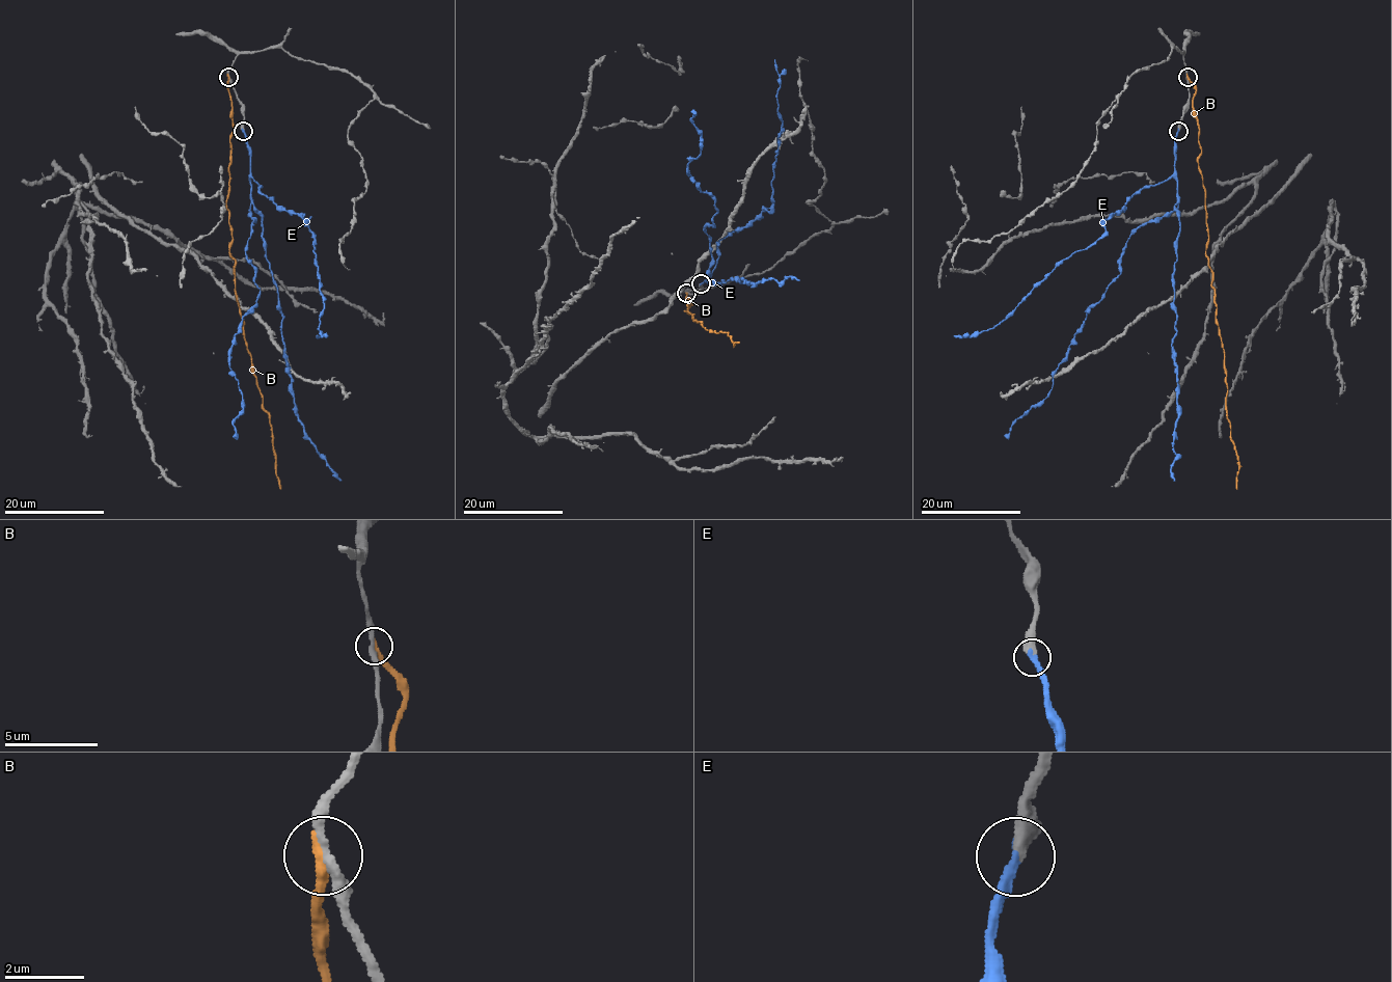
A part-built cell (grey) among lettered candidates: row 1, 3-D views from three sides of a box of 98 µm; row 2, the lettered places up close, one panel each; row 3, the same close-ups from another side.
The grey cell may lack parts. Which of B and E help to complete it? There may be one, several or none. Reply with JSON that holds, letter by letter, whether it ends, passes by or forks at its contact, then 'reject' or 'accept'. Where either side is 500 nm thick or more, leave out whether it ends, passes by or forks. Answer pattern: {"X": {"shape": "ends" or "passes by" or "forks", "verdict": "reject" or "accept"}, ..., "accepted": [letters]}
{"B": {"shape": "ends", "verdict": "reject"}, "E": {"shape": "ends", "verdict": "accept"}, "accepted": ["E"]}

